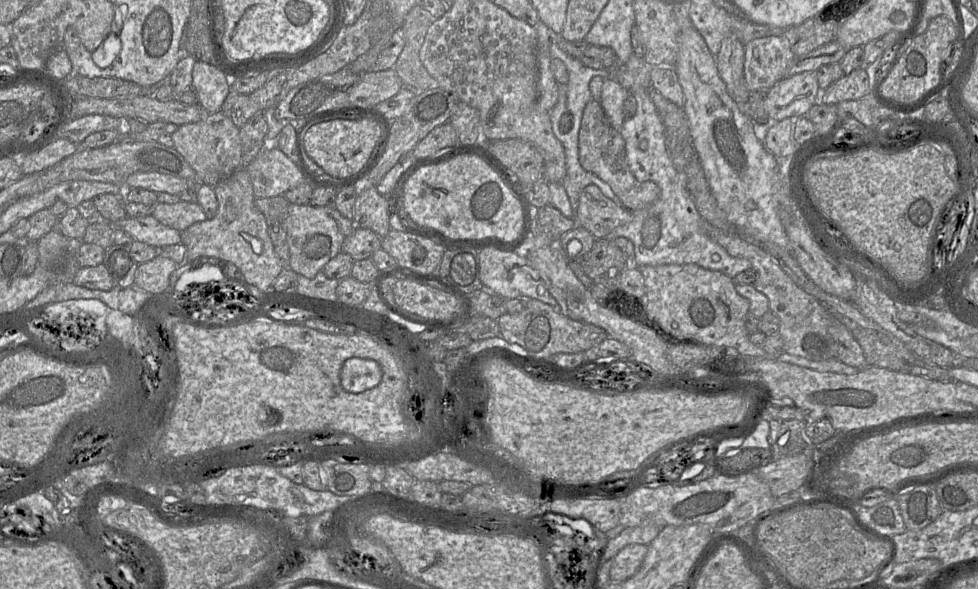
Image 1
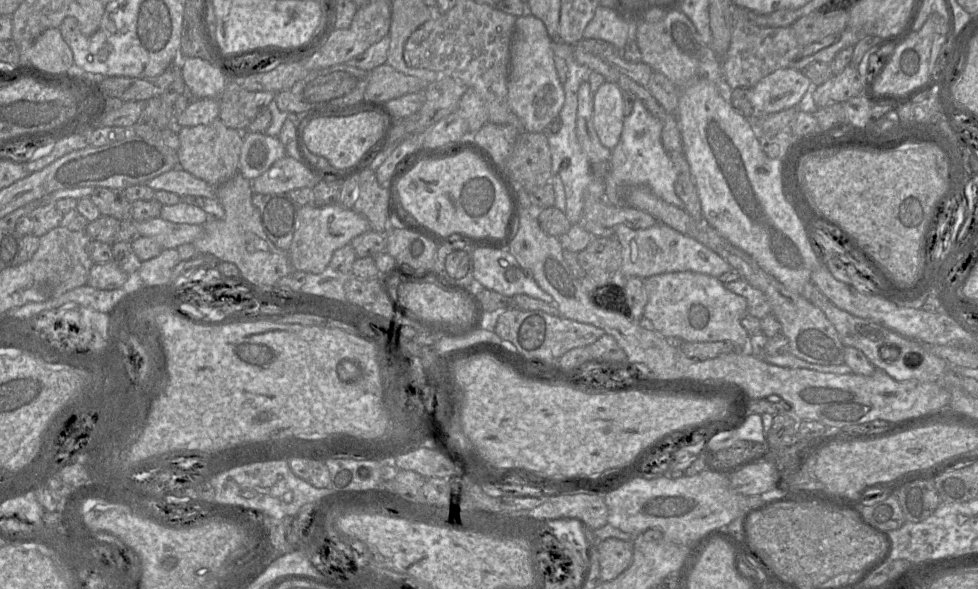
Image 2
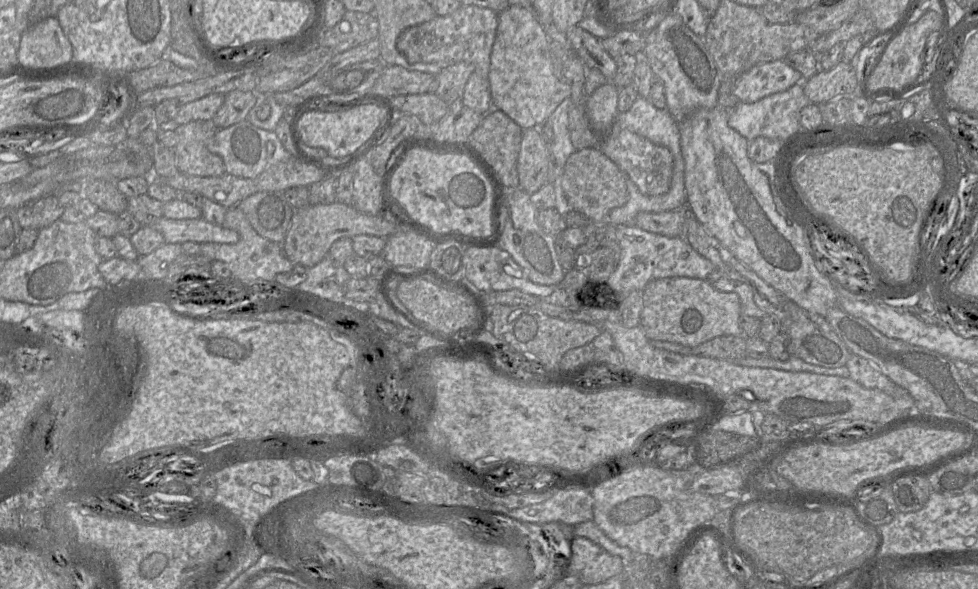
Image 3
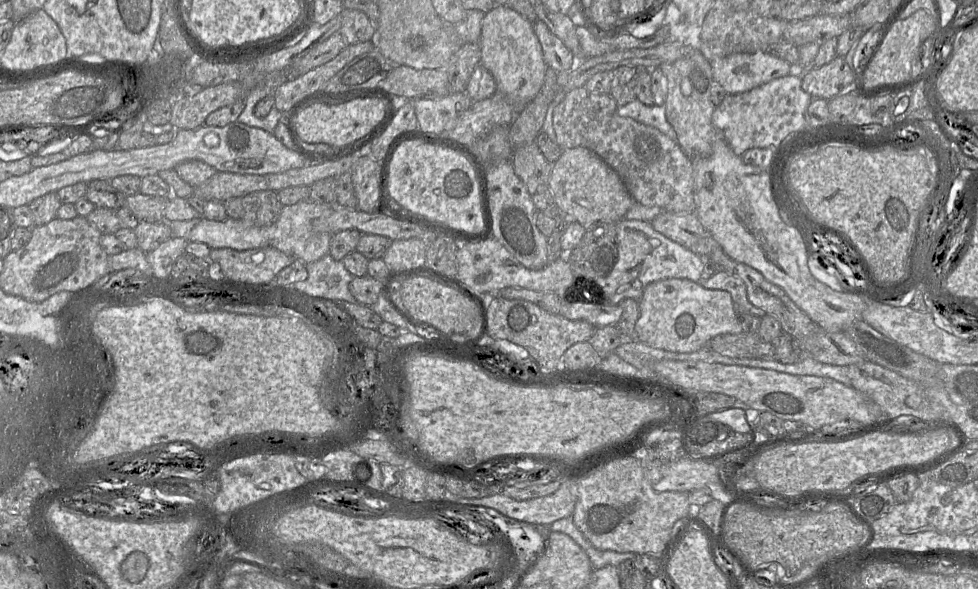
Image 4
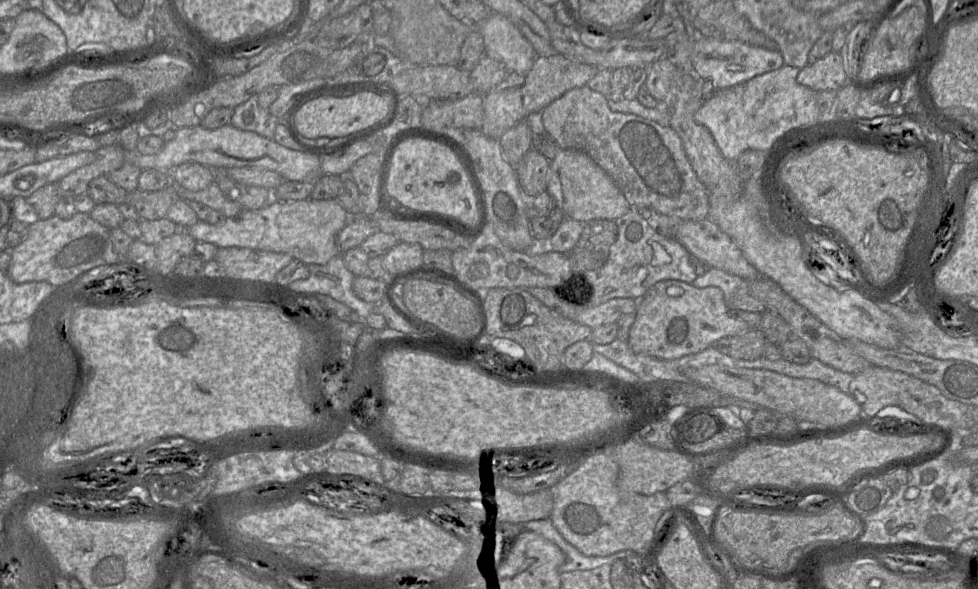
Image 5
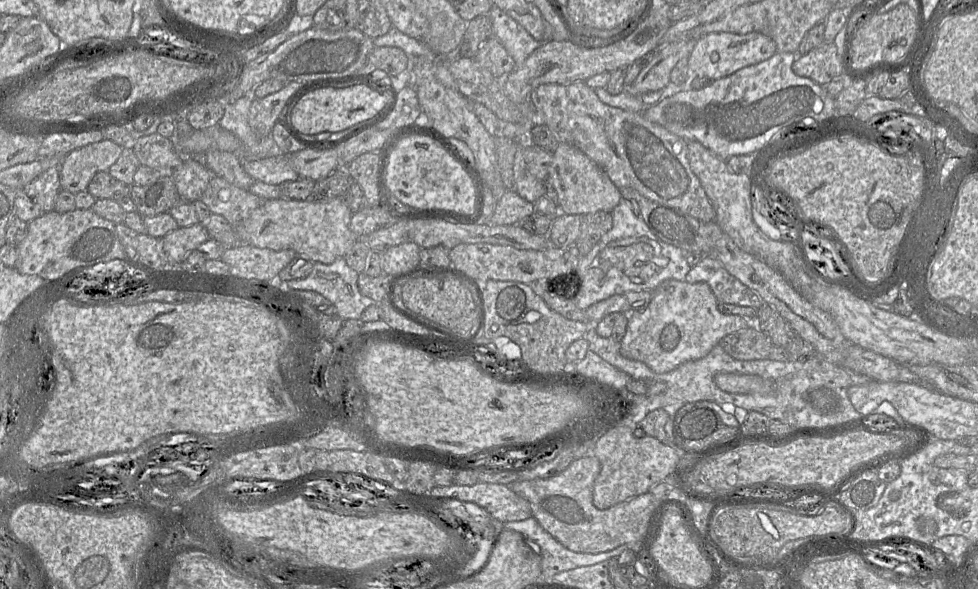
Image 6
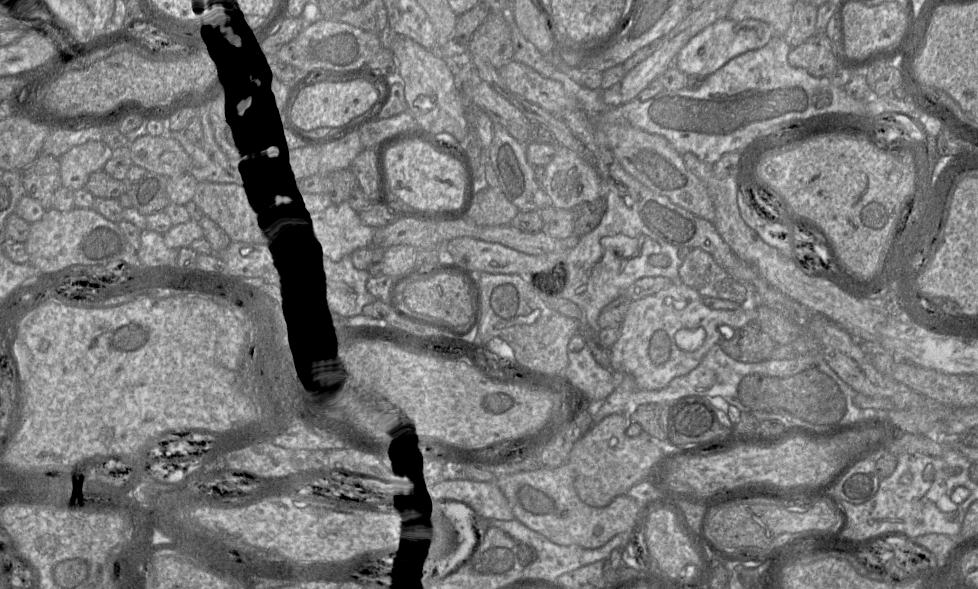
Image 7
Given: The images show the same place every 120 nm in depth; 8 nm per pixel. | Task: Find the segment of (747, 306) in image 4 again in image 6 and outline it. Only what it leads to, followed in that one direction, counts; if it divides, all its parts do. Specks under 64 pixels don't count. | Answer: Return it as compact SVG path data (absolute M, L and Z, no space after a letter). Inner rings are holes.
M704 255L686 275L688 283L707 283L718 302L759 309L763 302L756 292L731 275L715 257Z

